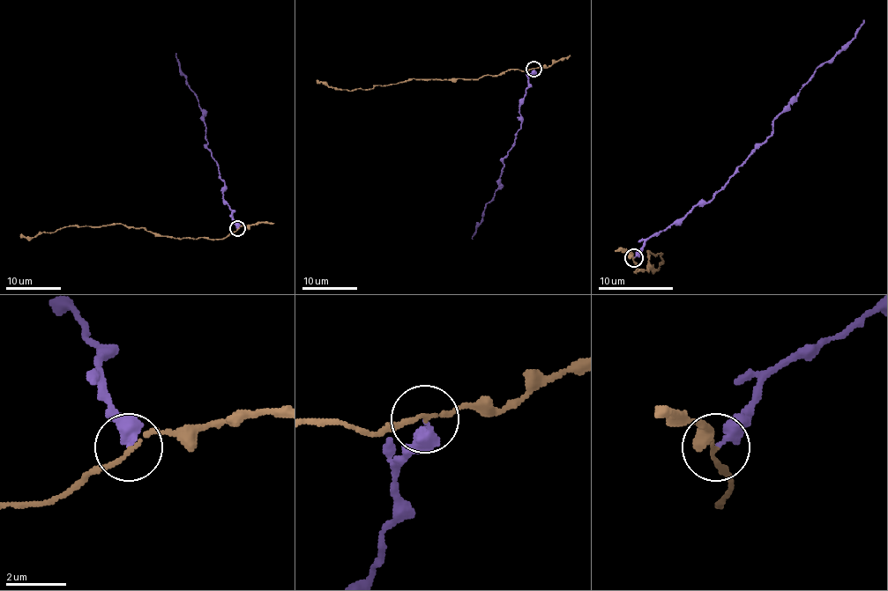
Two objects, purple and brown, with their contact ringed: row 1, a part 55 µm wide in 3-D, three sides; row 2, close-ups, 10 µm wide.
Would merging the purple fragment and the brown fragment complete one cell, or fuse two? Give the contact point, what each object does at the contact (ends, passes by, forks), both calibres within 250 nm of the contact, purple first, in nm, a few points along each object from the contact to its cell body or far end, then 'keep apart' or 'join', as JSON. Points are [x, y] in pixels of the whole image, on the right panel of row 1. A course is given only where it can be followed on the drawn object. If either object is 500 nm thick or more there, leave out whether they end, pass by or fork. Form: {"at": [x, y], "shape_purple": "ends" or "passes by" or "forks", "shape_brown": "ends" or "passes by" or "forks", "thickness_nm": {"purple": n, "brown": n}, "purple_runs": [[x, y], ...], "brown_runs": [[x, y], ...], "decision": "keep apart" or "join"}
{"at": [633, 257], "shape_purple": "ends", "shape_brown": "passes by", "thickness_nm": {"purple": 320, "brown": 120}, "purple_runs": [[634, 257], [651, 237], [719, 192], [771, 134], [772, 121], [819, 66], [847, 44], [864, 19]], "brown_runs": [[634, 257], [638, 269], [634, 272], [647, 270], [647, 252], [662, 254], [664, 262], [649, 270]], "decision": "keep apart"}

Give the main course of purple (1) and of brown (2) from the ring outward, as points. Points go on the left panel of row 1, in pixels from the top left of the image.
1: (237, 228), (224, 199), (225, 184), (220, 180), (217, 162), (207, 148), (205, 112), (181, 70), (176, 53)
2: (237, 228), (220, 240), (156, 237), (144, 228), (111, 224), (71, 225), (20, 238)

